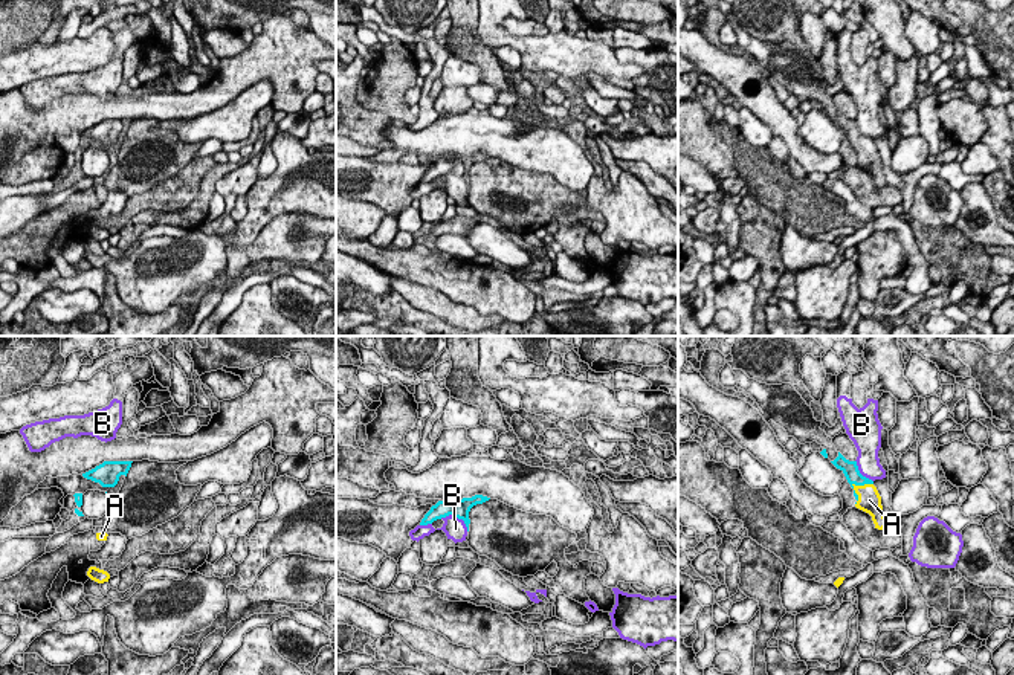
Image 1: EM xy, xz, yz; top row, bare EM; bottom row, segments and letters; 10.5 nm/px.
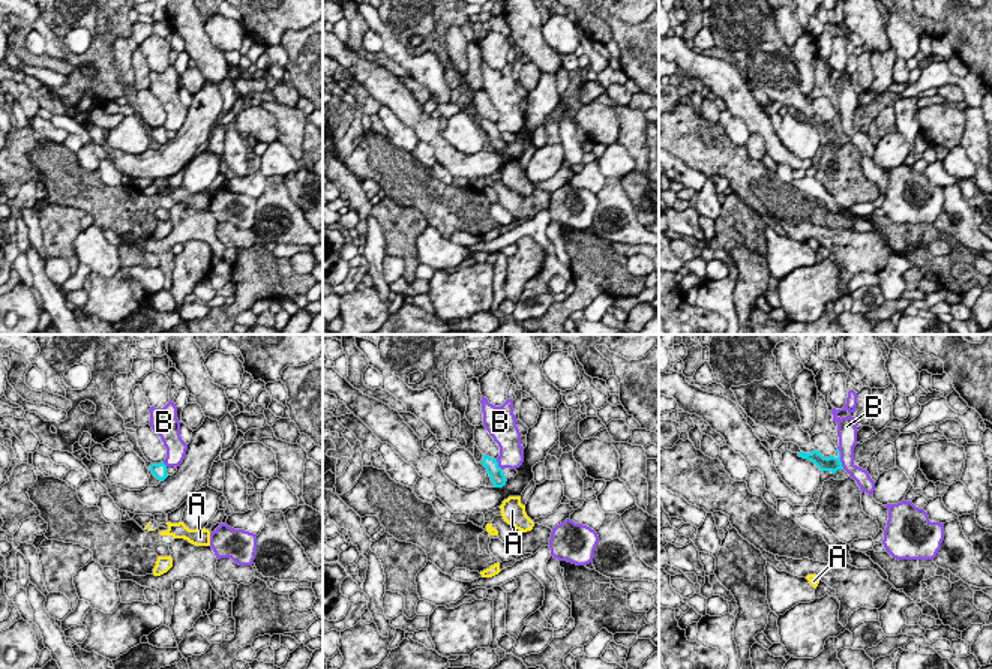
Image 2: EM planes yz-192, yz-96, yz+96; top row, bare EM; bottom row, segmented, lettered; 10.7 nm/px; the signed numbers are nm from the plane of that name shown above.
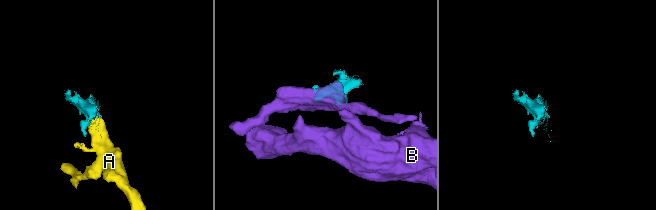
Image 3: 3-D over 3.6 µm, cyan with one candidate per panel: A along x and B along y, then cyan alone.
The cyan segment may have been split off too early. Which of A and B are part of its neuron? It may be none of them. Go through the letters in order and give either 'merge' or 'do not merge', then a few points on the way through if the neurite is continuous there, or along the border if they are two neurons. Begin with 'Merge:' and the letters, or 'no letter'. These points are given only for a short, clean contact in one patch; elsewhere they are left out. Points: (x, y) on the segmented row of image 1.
Merge: A
A: merge
B: do not merge

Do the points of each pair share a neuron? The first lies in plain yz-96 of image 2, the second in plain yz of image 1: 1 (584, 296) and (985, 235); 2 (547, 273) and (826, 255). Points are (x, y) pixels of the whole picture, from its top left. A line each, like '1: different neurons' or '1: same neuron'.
1: different neurons
2: same neuron

